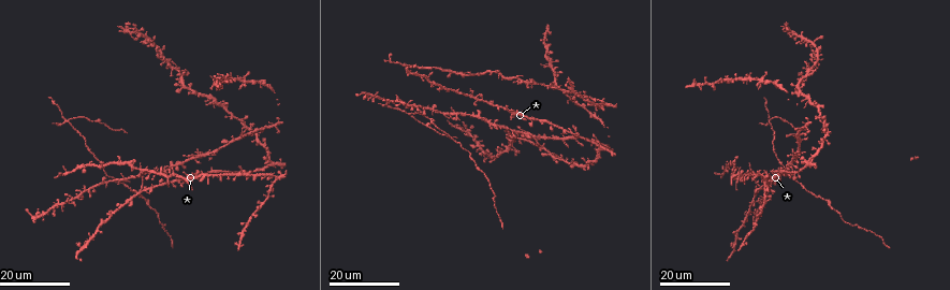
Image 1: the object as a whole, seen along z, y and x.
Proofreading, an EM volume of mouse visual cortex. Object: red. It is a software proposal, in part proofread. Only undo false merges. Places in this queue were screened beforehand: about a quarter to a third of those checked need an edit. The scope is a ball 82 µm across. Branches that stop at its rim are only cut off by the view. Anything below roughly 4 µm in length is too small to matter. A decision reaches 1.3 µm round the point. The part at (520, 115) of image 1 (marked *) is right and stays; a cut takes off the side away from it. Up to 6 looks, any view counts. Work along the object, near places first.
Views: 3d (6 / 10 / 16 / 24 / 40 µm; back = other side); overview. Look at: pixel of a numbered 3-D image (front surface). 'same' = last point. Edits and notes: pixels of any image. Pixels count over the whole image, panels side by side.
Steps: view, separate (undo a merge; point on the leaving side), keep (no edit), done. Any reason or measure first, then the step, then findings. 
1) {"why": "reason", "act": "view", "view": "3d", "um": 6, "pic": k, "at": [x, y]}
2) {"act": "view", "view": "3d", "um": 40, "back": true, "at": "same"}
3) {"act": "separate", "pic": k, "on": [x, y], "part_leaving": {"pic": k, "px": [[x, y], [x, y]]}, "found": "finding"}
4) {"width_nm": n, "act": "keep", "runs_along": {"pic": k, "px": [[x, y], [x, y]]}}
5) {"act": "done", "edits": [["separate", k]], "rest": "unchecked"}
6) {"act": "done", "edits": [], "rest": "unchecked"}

{"why": "branch point", "act": "view", "view": "3d", "um": 24, "pic": 1, "at": [114, 182]}

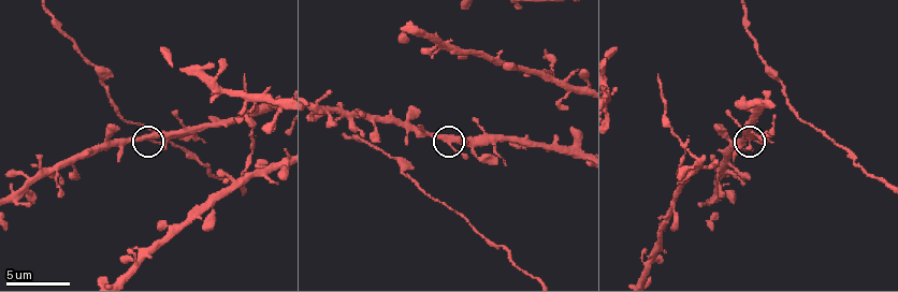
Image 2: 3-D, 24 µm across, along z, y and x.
{"act": "view", "view": "3d", "um": 10, "pic": 2, "at": [151, 141]}

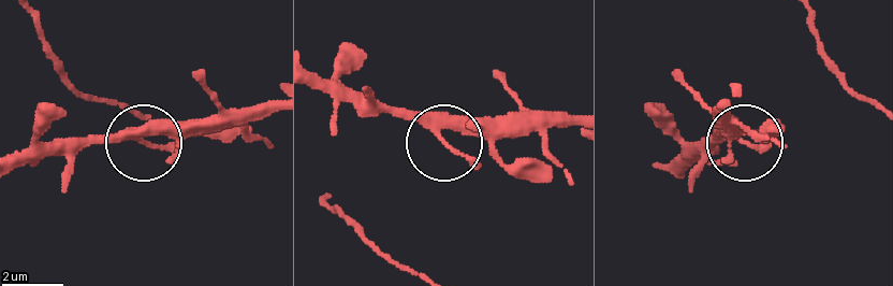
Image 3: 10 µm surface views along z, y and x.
{"width_nm": 220, "act": "keep", "runs_along": {"pic": 3, "px": [[272, 110], [156, 125], [133, 140], [82, 140]]}, "found": "continuous, no second neuron"}

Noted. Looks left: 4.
{"act": "view", "view": "3d", "um": 24, "pic": 1, "at": [770, 121]}

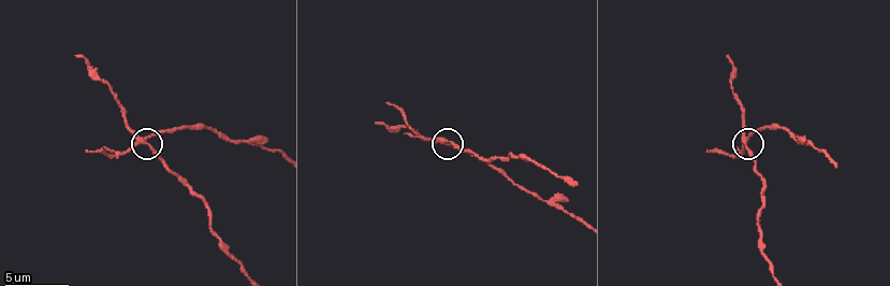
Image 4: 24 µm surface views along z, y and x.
{"act": "view", "view": "3d", "um": 10, "pic": 4, "at": [745, 141]}

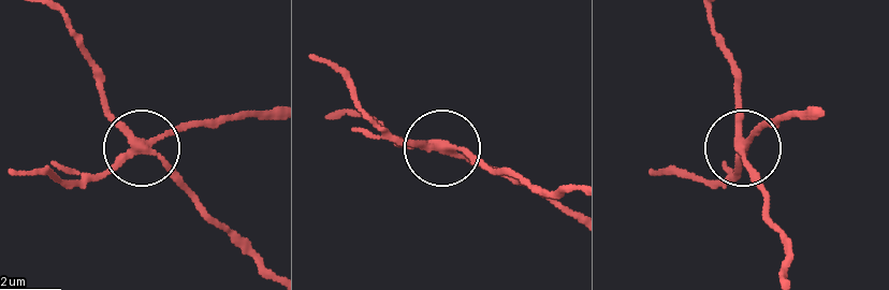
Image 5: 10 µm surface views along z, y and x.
{"act": "separate", "pic": 5, "on": [181, 122], "part_leaving": {"pic": 5, "px": [[144, 148], [203, 125], [272, 117]]}, "found": "two neurons meet here"}

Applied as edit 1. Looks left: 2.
{"act": "done", "edits": [["separate", 5]], "rest": "unchecked"}

